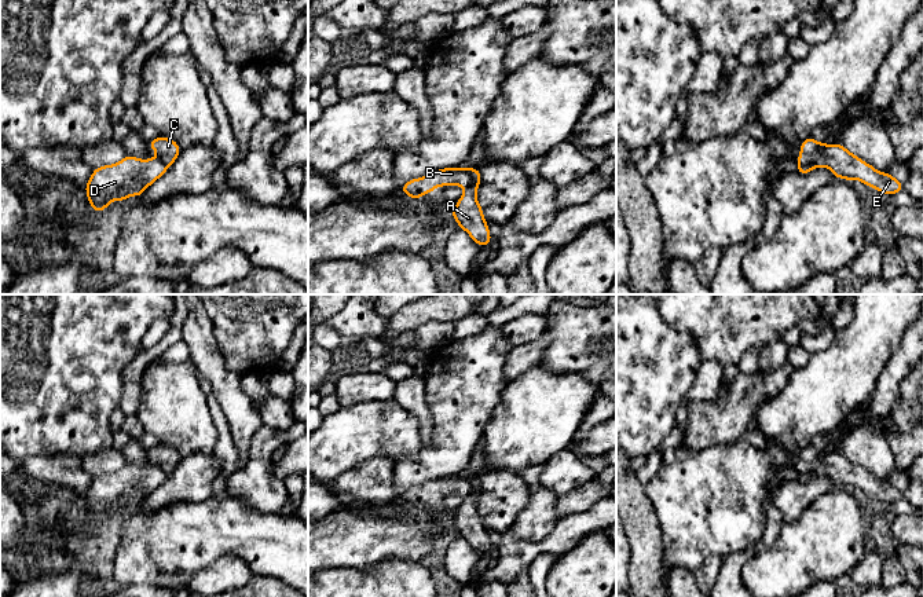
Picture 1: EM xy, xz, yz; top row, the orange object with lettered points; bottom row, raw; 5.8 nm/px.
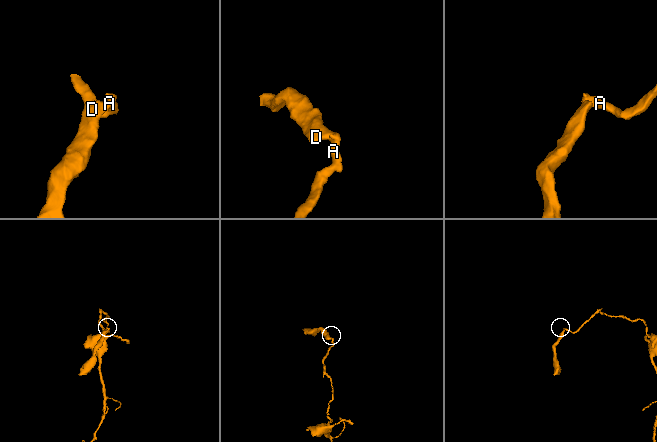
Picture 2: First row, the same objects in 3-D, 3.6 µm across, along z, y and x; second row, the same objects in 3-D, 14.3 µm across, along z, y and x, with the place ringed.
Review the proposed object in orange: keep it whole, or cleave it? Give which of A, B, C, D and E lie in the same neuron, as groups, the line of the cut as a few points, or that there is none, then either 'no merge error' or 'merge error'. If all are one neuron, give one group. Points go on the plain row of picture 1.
A C E / B D | xz (471, 478), (471, 493), (467, 497) | merge error

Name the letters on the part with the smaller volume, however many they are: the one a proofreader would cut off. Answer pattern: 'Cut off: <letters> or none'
Cut off: B, D

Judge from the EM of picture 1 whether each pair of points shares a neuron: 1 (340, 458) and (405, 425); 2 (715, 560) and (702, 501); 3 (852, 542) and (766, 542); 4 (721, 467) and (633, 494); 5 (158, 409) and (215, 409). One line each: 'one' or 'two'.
1: one
2: two
3: two
4: two
5: two

